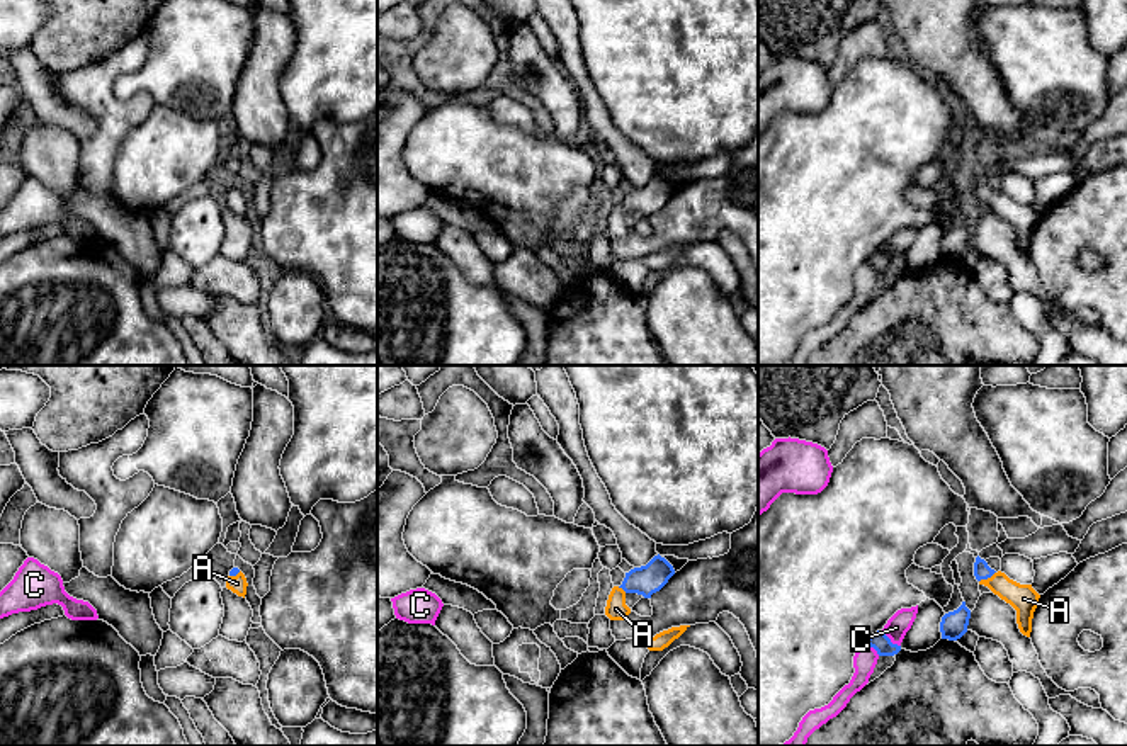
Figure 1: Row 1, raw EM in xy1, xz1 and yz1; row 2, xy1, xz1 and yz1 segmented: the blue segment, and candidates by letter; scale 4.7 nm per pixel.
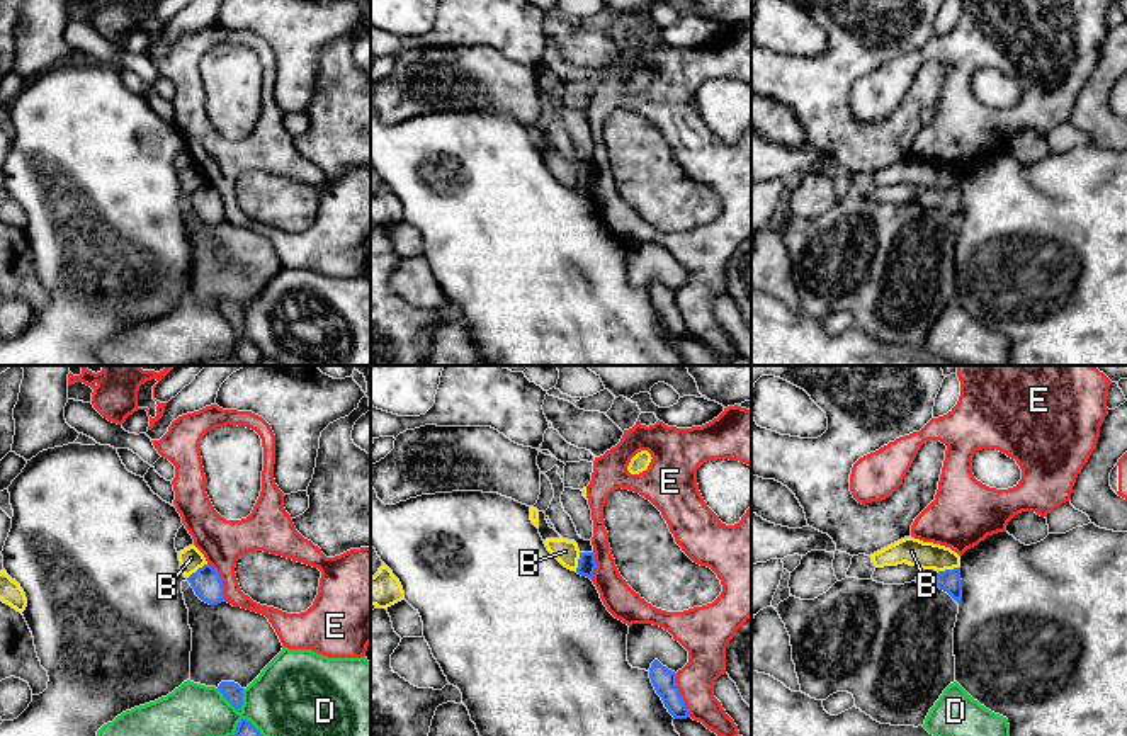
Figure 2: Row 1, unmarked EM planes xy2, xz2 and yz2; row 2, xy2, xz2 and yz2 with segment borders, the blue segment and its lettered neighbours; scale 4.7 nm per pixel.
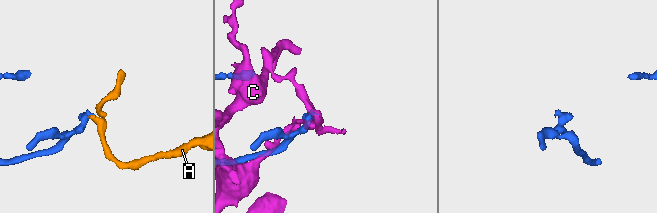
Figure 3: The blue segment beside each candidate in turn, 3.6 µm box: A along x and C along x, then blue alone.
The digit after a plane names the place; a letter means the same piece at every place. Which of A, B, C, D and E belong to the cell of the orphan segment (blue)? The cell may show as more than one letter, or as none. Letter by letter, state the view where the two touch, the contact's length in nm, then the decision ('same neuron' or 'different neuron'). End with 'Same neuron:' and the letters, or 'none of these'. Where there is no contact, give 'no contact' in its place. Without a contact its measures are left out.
A: yz1 | 90 nm | same neuron
B: xy2 | 120 nm | different neuron
C: yz1 | 120 nm | different neuron
D: xy2 | 170 nm | different neuron
E: xz2 | 220 nm | different neuron
Same neuron: A

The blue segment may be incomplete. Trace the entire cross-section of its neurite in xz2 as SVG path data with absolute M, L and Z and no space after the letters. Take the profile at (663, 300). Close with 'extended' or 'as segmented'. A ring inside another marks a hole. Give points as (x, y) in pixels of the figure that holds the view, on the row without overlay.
M658 279L651 282L649 297L661 316L665 326L675 338L690 337L688 328L677 308L677 292L663 286Z; as segmented

